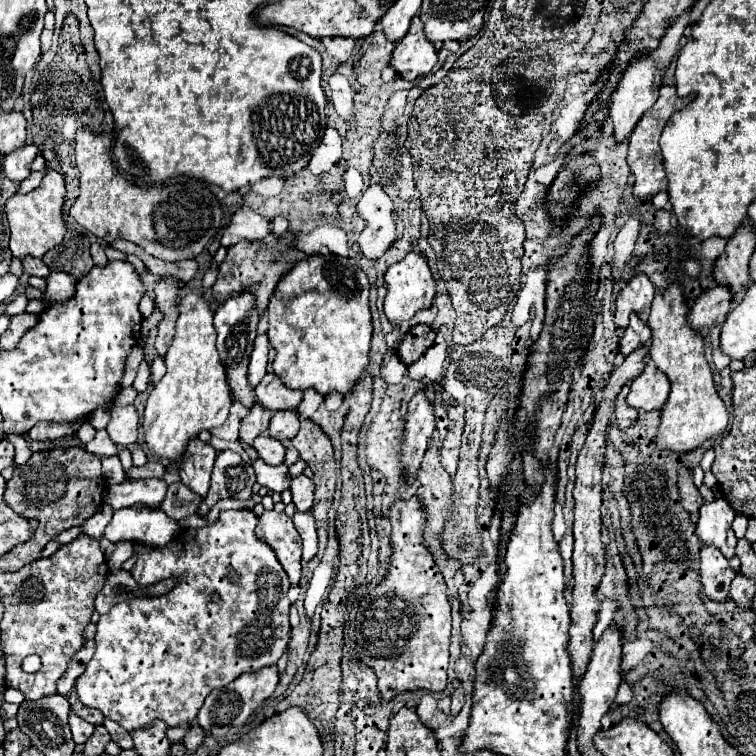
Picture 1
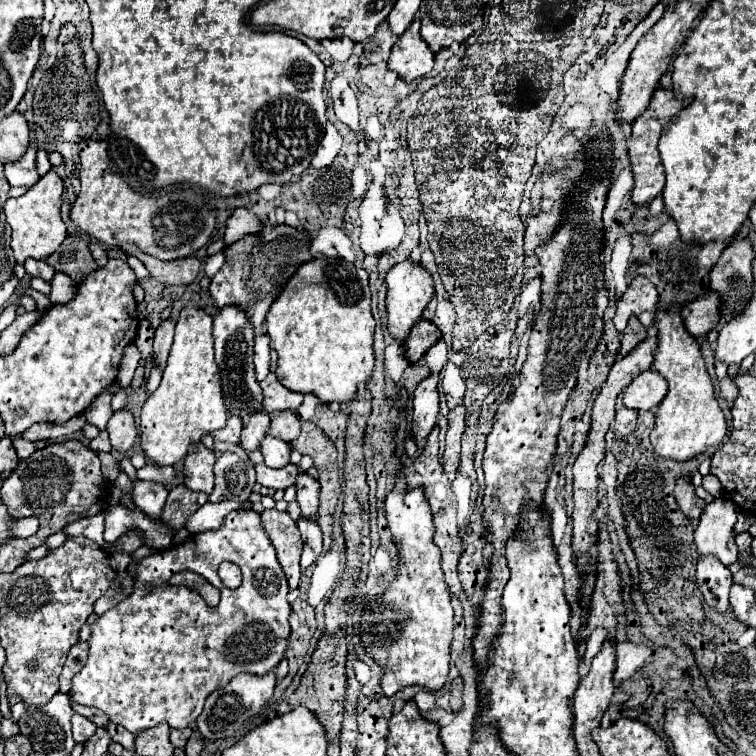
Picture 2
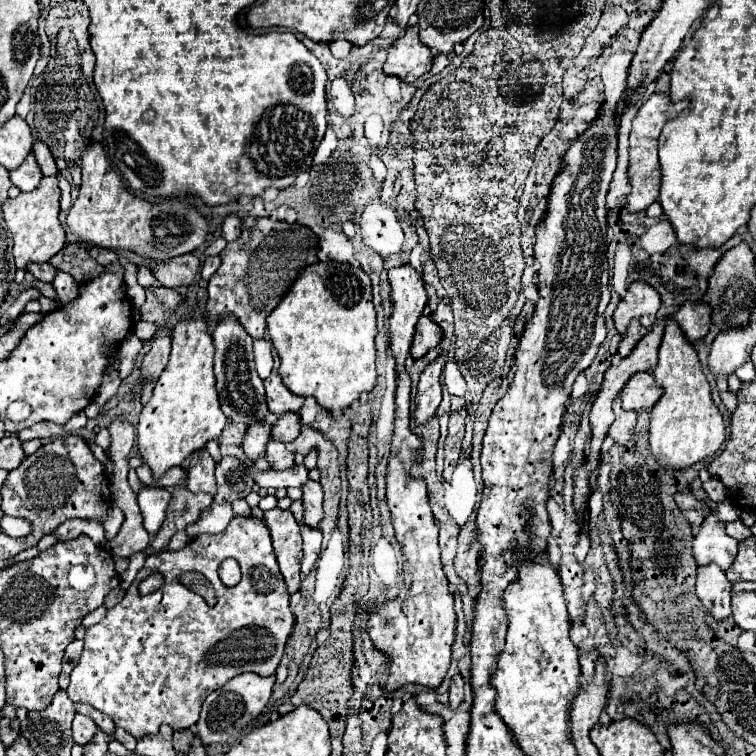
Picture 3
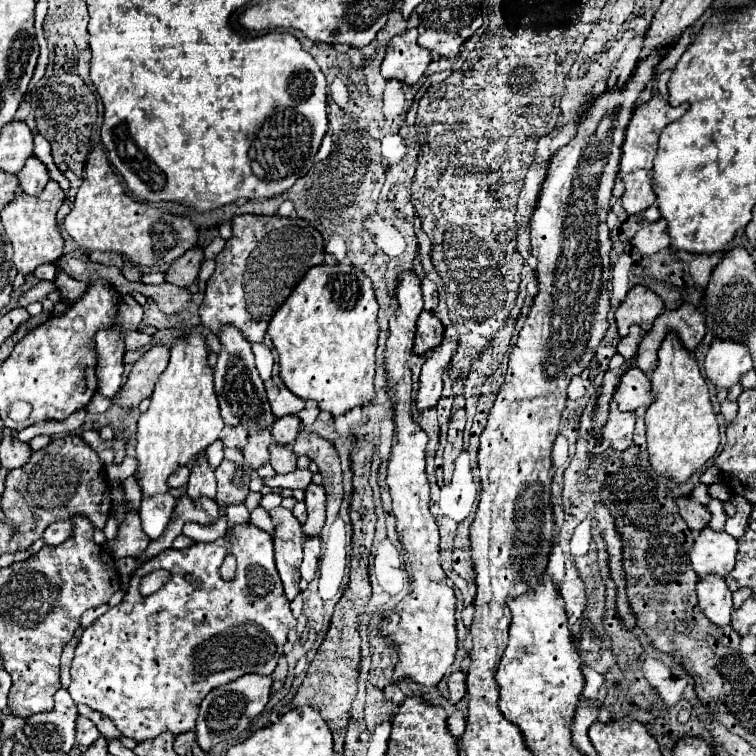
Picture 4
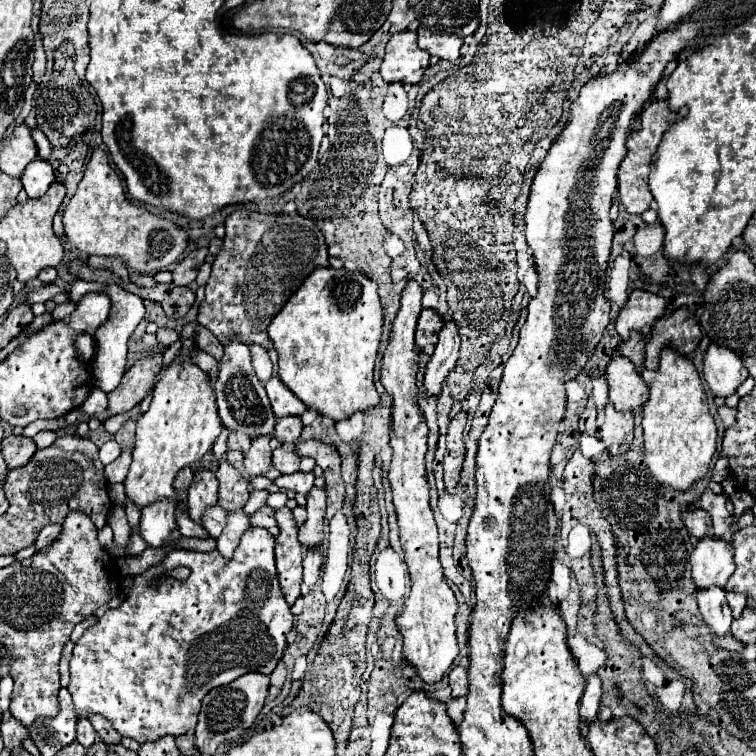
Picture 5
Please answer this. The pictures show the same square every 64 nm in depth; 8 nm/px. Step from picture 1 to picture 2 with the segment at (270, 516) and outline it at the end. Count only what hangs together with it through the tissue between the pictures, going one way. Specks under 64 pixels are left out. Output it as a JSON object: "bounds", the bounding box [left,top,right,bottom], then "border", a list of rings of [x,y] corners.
{"bounds":[260,510,302,588],"border":[[[264,510],[260,514],[264,530],[270,542],[276,548],[278,562],[288,578],[290,588],[298,588],[300,584],[300,554],[302,554],[302,538],[296,522],[288,516],[288,512]]]}

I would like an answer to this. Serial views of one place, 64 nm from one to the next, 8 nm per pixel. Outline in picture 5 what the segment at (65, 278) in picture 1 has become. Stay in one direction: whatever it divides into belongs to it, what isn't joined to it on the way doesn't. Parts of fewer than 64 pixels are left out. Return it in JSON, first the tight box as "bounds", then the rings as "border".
{"bounds":[68,280,144,393],"border":[[[74,280],[68,288],[68,294],[72,300],[80,300],[84,294],[88,292],[104,292],[110,296],[112,300],[112,310],[110,310],[110,318],[106,322],[106,326],[100,326],[94,334],[94,342],[96,342],[96,352],[92,358],[92,368],[94,368],[95,386],[109,393],[115,390],[126,372],[126,344],[134,332],[134,328],[140,324],[140,320],[144,318],[144,302],[142,298],[122,290],[116,284],[98,284],[98,282],[82,282],[82,280]]]}

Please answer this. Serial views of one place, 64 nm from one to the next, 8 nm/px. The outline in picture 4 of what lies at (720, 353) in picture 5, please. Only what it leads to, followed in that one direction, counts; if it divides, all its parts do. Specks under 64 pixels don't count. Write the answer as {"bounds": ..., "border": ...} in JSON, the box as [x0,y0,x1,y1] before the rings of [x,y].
{"bounds":[704,340,752,388],"border":[[[714,340],[704,362],[706,376],[716,388],[730,388],[752,368],[748,346],[736,340]]]}

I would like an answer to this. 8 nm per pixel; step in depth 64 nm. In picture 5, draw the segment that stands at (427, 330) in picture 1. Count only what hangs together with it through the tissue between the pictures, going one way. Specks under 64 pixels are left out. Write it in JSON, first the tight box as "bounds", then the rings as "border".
{"bounds":[416,310,444,350],"border":[[[422,310],[418,318],[418,328],[416,328],[416,348],[424,350],[426,346],[434,346],[442,326],[444,326],[444,320],[434,310]]]}

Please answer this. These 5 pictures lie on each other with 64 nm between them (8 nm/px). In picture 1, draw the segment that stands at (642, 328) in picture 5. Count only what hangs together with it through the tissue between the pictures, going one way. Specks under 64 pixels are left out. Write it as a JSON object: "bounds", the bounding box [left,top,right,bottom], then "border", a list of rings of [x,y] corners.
{"bounds":[614,274,656,328],"border":[[[636,274],[634,278],[630,278],[626,288],[616,298],[616,312],[614,312],[616,326],[626,328],[630,312],[636,312],[646,322],[648,314],[650,314],[650,304],[652,304],[654,292],[656,292],[656,288],[648,280],[646,274]]]}

